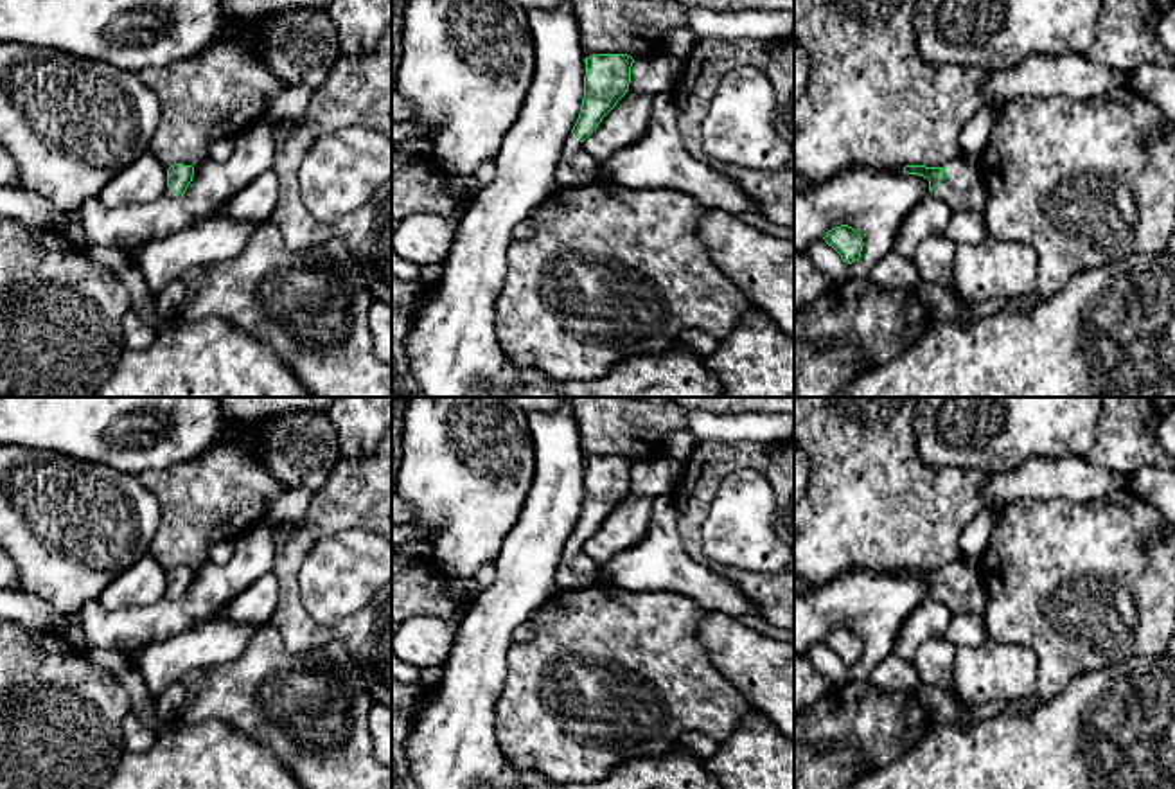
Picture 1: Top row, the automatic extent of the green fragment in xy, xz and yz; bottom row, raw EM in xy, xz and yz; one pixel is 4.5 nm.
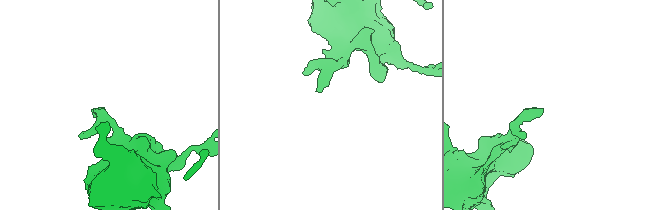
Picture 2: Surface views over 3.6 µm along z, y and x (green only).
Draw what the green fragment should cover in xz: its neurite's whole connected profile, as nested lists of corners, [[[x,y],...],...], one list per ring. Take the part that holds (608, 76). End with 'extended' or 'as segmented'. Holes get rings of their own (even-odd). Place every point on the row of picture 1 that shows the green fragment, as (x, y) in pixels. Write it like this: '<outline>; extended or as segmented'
[[[627,54],[586,58],[584,97],[555,169],[557,189],[588,185],[600,178],[598,162],[582,149],[582,142],[627,93],[632,63],[634,59]]]; extended

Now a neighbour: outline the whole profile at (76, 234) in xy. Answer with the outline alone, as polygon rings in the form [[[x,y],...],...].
[[[74,208],[68,214],[70,214],[70,225],[68,225],[66,239],[70,241],[70,244],[75,248],[95,248],[95,244],[86,237],[81,226],[79,208]]]

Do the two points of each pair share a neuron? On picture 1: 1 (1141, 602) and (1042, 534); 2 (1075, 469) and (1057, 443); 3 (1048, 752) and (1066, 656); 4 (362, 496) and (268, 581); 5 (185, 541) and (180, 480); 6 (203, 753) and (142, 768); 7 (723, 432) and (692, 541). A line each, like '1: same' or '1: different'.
1: same
2: different
3: different
4: different
5: same
6: same
7: different

